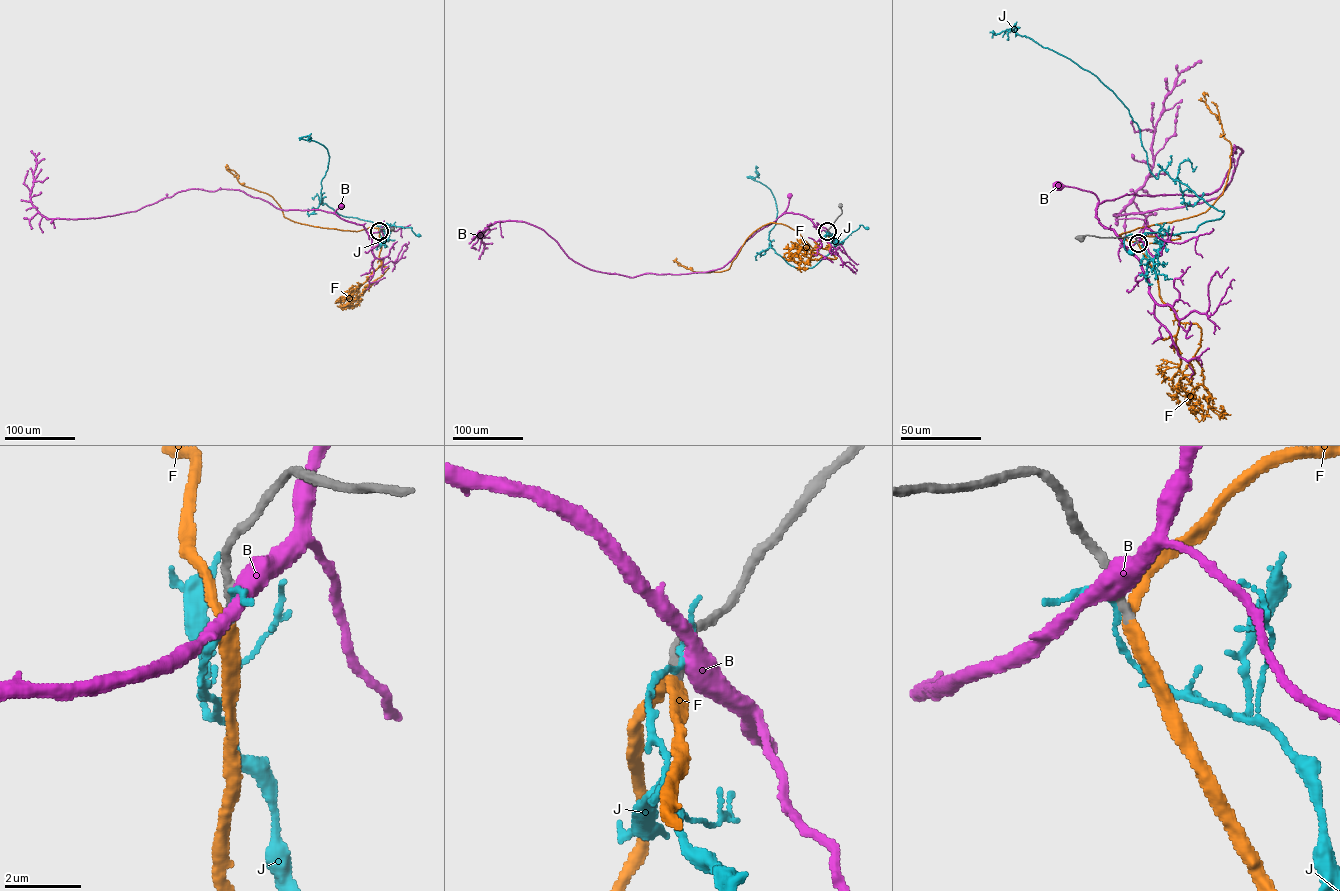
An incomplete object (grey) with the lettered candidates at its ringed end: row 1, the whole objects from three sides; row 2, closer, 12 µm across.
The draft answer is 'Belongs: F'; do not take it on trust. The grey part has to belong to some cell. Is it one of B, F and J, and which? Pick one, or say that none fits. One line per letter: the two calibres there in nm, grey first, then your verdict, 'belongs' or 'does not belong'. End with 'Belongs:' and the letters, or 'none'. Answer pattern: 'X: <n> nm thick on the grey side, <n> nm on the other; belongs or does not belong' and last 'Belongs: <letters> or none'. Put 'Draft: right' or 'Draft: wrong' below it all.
B: 340 nm thick on the grey side, 480 nm on the other; does not belong
F: 280 nm thick on the grey side, 320 nm on the other; belongs
J: 320 nm thick on the grey side, 100 nm on the other; does not belong
Belongs: F
Draft: right

